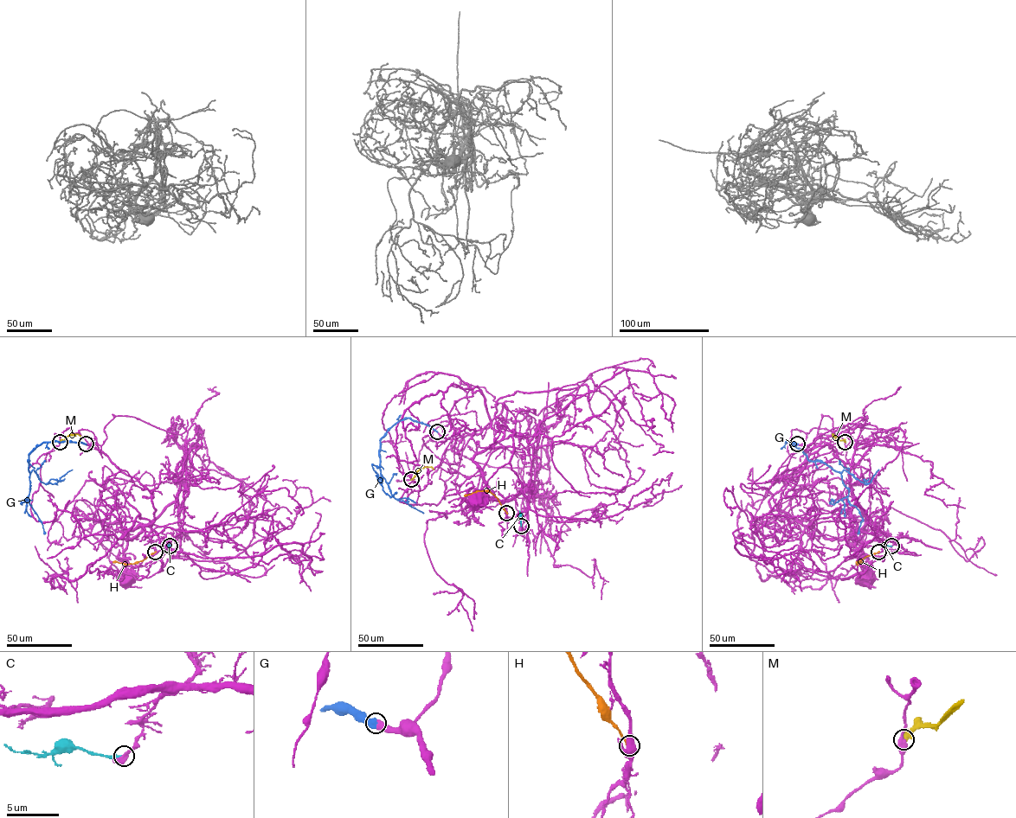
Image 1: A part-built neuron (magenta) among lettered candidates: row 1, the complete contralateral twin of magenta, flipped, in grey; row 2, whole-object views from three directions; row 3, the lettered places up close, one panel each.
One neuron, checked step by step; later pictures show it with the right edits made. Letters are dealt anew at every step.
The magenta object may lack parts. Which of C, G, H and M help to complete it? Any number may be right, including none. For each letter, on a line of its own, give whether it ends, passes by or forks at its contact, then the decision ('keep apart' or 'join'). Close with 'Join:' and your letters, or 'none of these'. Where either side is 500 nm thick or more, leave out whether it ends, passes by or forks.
C: it ends there; keep apart
G: join
H: keep apart
M: it ends there; keep apart
Join: G

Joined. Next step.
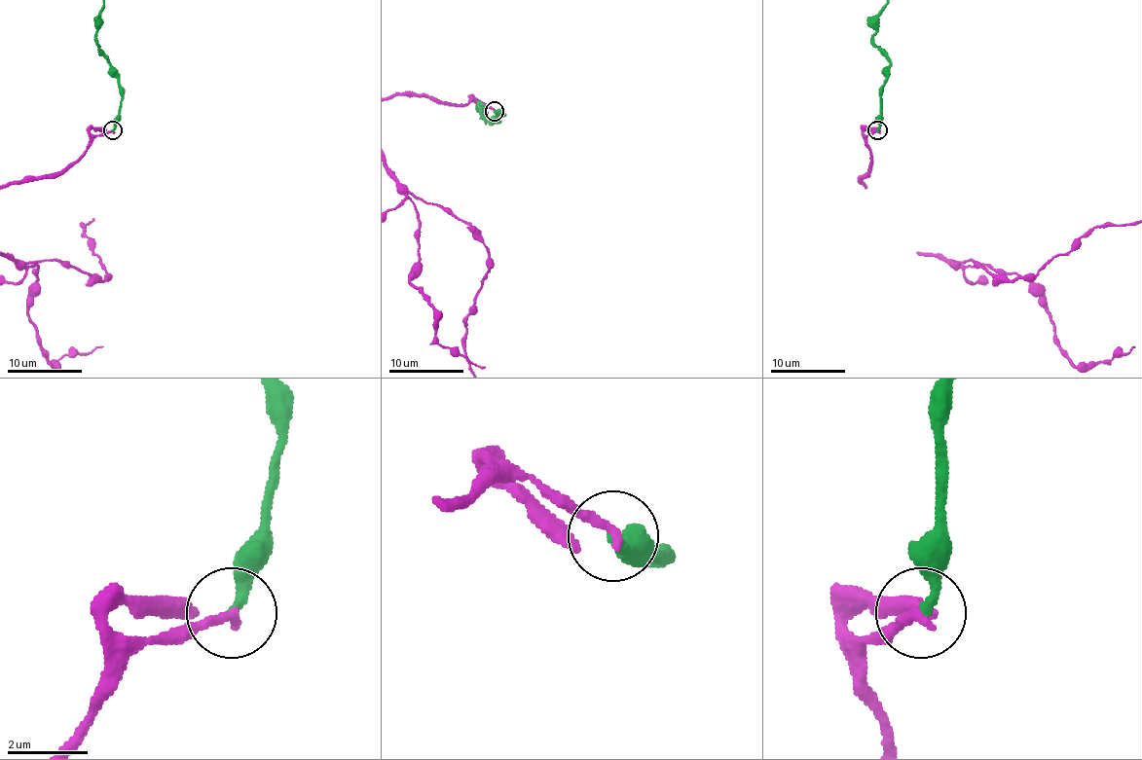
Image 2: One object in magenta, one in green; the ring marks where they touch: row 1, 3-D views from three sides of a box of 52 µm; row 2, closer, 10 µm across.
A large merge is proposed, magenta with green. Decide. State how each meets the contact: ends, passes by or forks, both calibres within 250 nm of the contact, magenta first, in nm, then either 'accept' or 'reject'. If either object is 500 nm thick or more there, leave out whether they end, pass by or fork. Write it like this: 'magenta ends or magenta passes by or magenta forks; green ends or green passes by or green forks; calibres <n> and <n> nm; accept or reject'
magenta ends; green ends; calibres 240 and 260 nm; accept

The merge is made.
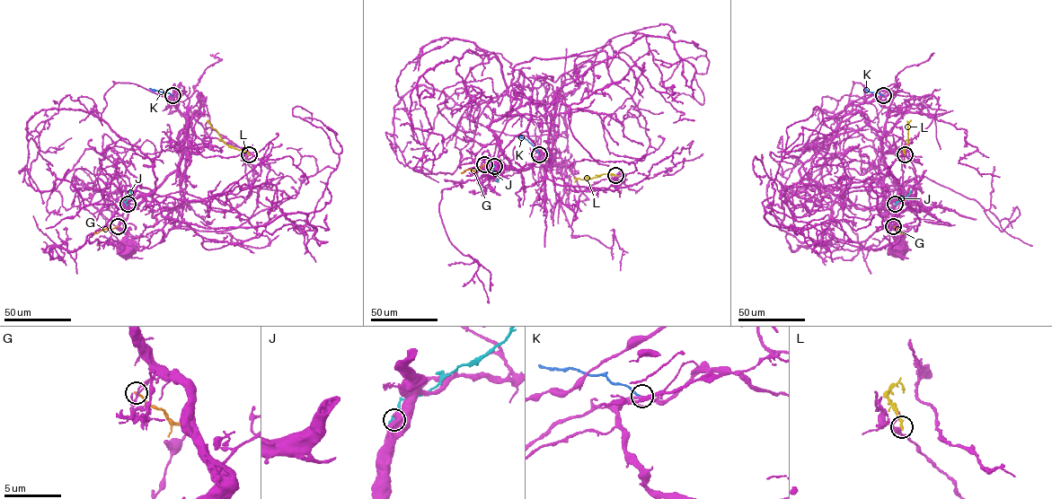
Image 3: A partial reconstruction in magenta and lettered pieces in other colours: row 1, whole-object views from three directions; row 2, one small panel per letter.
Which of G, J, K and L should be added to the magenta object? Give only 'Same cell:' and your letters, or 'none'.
Same cell: none

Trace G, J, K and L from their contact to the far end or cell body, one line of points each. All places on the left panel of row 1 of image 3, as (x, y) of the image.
G: (118, 226), (93, 233)
J: (128, 204), (124, 202), (129, 197), (129, 189)
K: (172, 95), (149, 88)
L: (249, 154), (227, 145), (207, 119)

